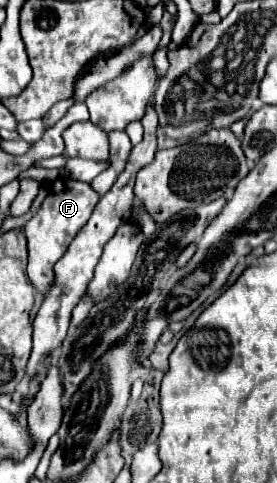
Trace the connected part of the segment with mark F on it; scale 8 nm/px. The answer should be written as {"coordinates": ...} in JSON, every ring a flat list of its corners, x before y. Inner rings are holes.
{"coordinates":[[57,179,51,183,49,195,39,207,39,211,33,215,33,219,25,227,27,235,27,251,29,251,29,263,27,263,27,275,33,283,33,287,47,295,49,289,55,283,55,263,65,255,69,243,75,239,75,235,83,229,83,225,89,221,89,215,93,213,93,207,99,203,99,195,89,187,89,183,81,183,75,179]]}

